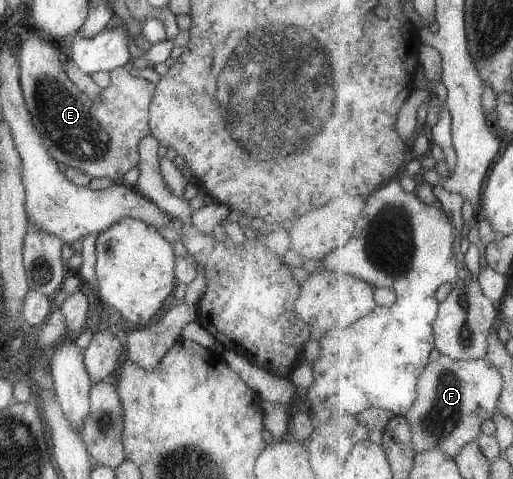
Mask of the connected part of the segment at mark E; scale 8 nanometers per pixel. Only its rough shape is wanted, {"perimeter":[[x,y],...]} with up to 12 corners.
{"perimeter":[[20,46],[32,124],[56,162],[120,183],[156,84],[118,67],[96,102],[58,48]]}

